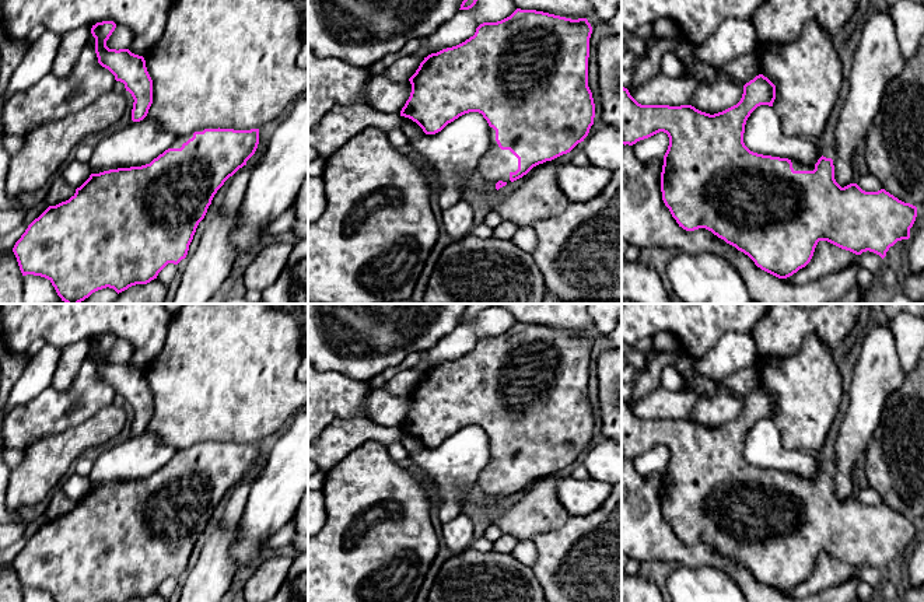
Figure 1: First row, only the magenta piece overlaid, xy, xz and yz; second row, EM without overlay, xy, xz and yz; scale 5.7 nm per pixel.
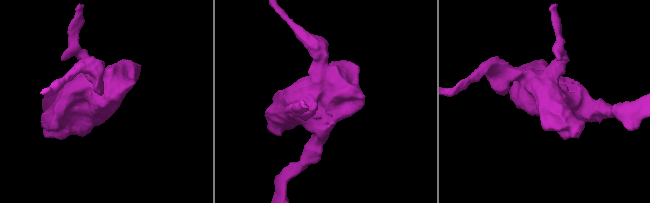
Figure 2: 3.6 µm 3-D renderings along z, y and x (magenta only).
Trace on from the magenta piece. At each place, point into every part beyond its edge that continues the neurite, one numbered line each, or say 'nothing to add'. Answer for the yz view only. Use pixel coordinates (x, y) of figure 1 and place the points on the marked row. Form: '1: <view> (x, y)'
1: yz (797, 165)

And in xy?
1: xy (179, 140)

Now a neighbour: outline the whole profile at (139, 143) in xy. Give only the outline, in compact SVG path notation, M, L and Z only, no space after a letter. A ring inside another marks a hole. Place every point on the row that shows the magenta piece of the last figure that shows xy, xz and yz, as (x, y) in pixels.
M151 118L113 130L94 147L88 161L91 174L150 164L169 148L175 137Z

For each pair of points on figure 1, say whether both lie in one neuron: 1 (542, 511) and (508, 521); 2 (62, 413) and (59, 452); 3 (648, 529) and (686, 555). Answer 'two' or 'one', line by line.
1: one
2: two
3: one

